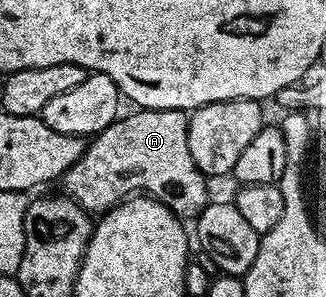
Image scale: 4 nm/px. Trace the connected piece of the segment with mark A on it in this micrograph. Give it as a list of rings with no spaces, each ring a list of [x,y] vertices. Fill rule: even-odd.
[[[143,108],[133,112],[137,113],[118,116],[88,142],[84,155],[69,168],[68,196],[86,213],[104,215],[130,195],[144,191],[154,199],[173,197],[171,208],[178,218],[200,217],[211,194],[205,186],[205,174],[199,171],[195,159],[191,159],[191,147],[187,143],[189,113],[184,109]]]

